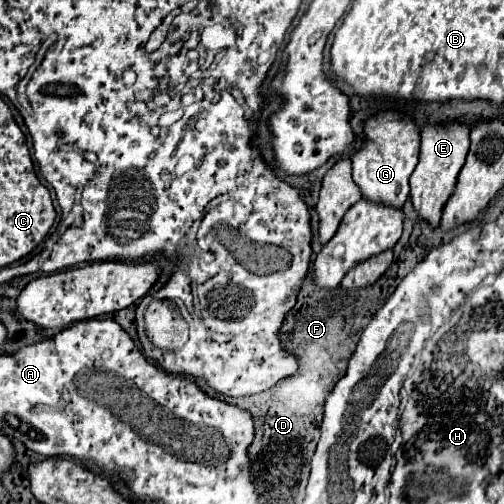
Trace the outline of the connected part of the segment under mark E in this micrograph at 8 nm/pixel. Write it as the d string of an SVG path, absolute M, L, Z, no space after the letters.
M450 124L450 126L440 126L440 128L424 128L422 130L422 144L420 144L420 160L416 170L410 176L410 198L414 204L416 214L434 230L440 224L440 216L444 210L444 204L448 202L448 198L452 196L452 192L456 190L456 182L458 182L458 174L464 166L466 154L468 154L468 146L470 146L470 138L468 138L468 128L458 126L458 124Z

